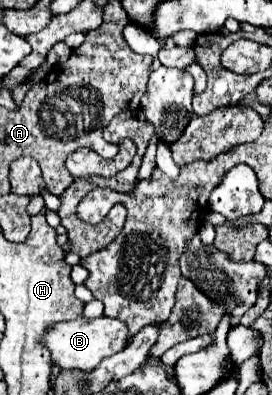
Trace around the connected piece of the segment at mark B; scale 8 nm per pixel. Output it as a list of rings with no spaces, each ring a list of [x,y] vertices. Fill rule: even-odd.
[[[97,317],[97,319],[73,319],[65,323],[53,323],[41,339],[41,345],[51,351],[51,363],[63,371],[79,369],[79,371],[93,371],[101,359],[121,351],[129,341],[127,325],[119,323],[111,317]]]

